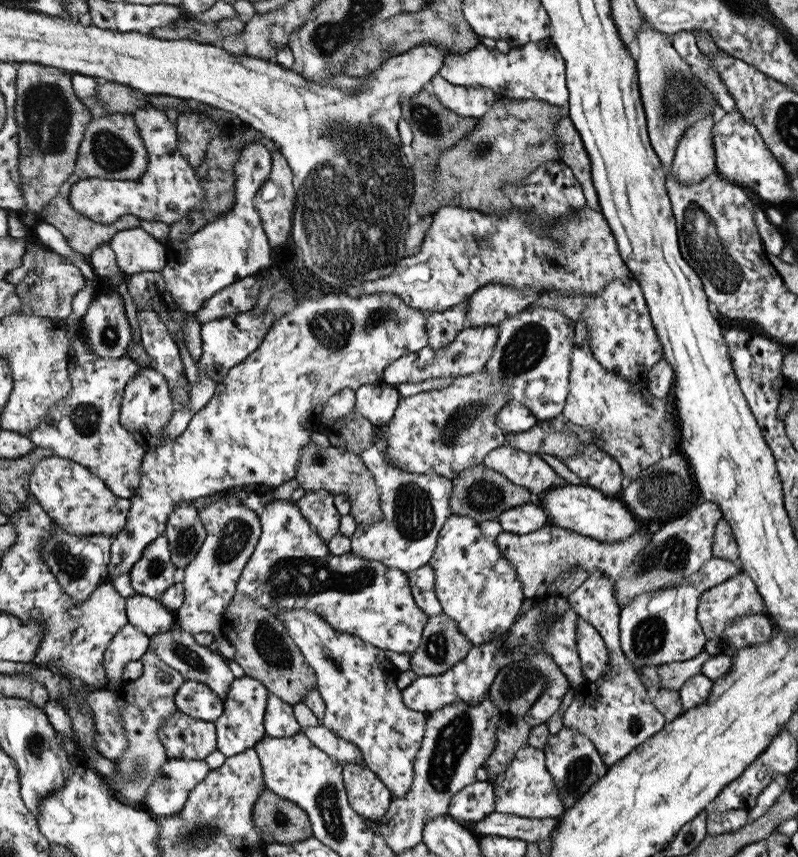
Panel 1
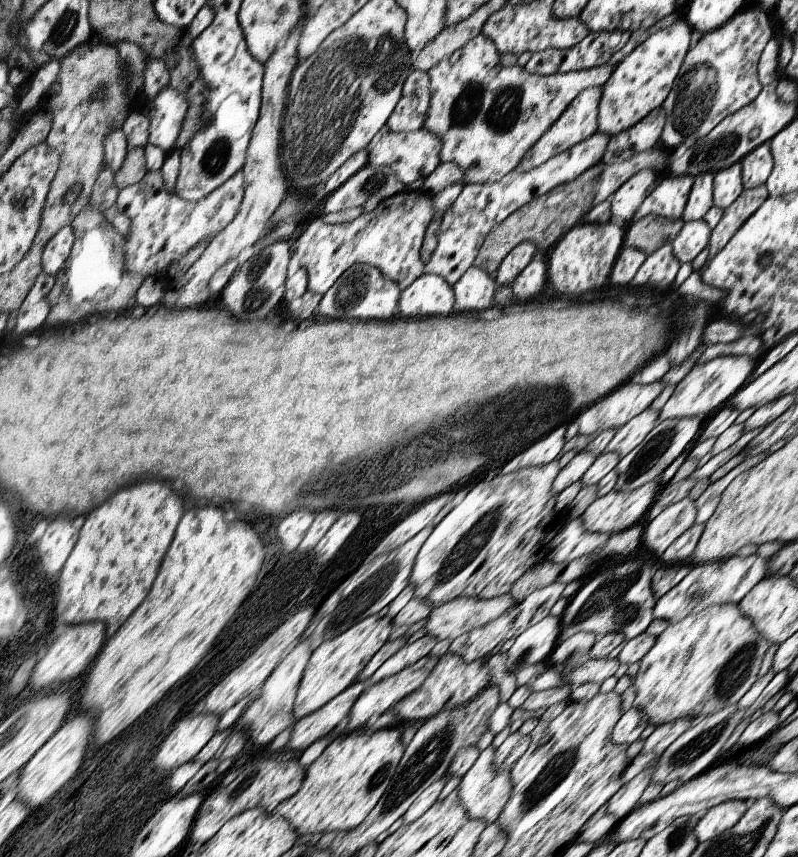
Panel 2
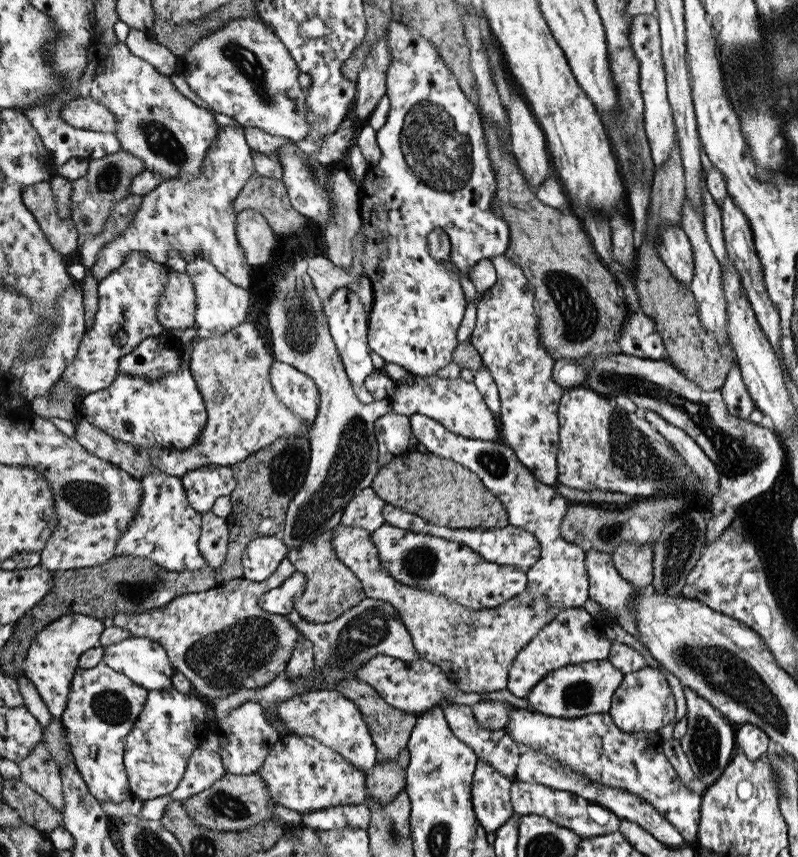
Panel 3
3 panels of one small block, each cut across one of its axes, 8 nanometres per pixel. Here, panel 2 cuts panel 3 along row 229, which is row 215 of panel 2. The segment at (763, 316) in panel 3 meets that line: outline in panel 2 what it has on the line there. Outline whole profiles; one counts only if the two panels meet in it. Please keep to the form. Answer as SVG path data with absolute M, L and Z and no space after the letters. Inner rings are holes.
M765 184L753 188L753 190L745 190L723 210L721 220L717 222L717 226L711 232L709 238L709 258L713 258L719 250L723 250L723 246L729 242L729 238L741 228L741 224L763 204L763 200L769 198L769 192L765 188Z

